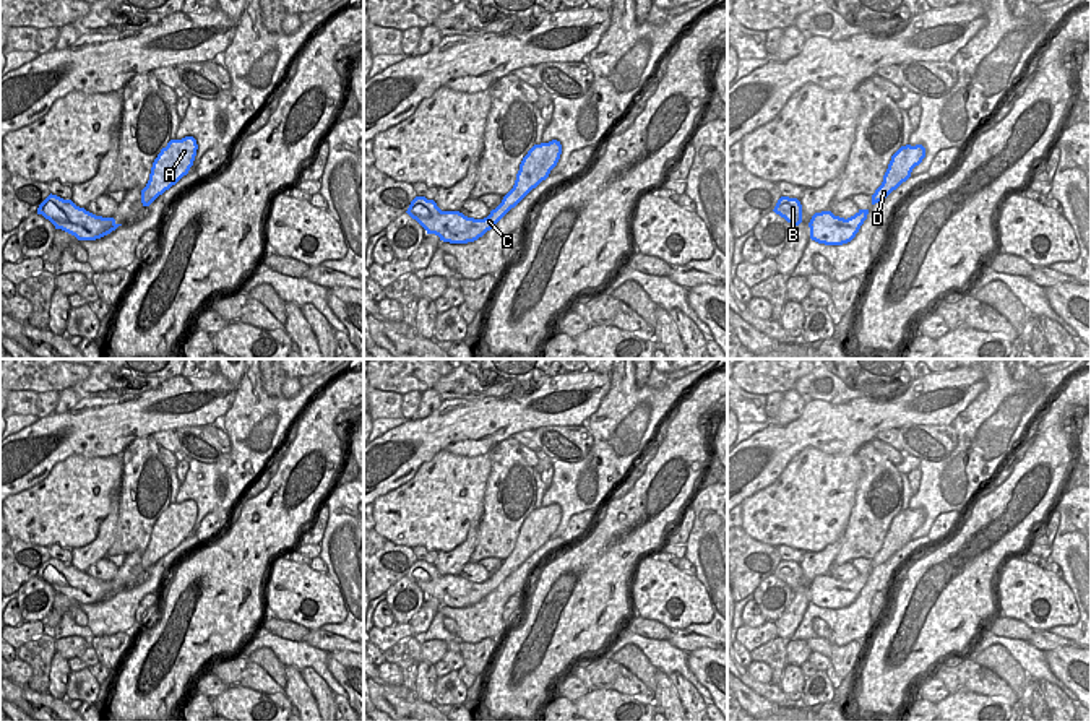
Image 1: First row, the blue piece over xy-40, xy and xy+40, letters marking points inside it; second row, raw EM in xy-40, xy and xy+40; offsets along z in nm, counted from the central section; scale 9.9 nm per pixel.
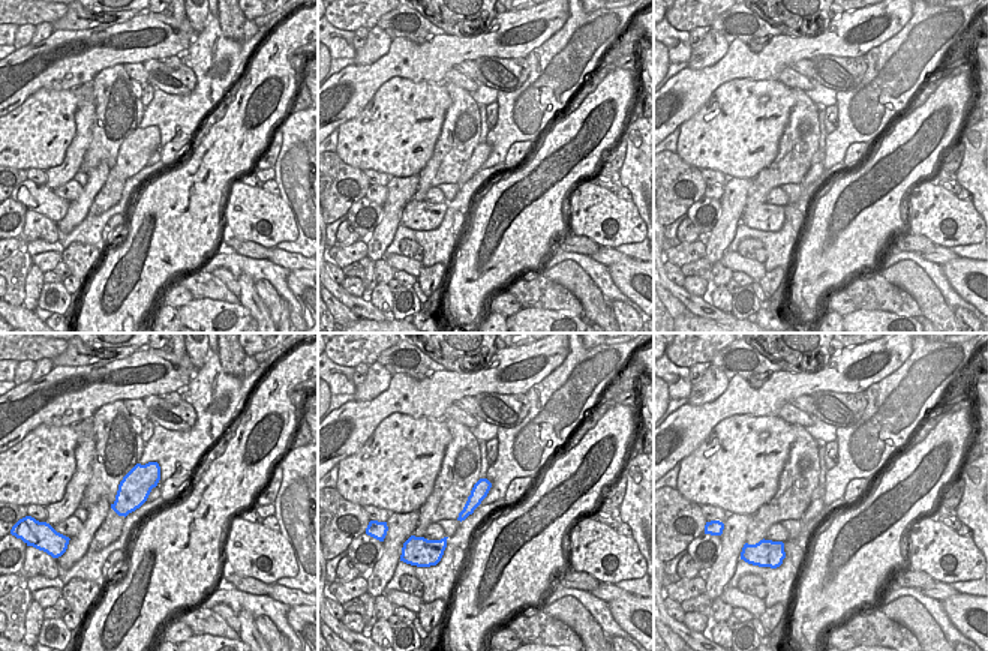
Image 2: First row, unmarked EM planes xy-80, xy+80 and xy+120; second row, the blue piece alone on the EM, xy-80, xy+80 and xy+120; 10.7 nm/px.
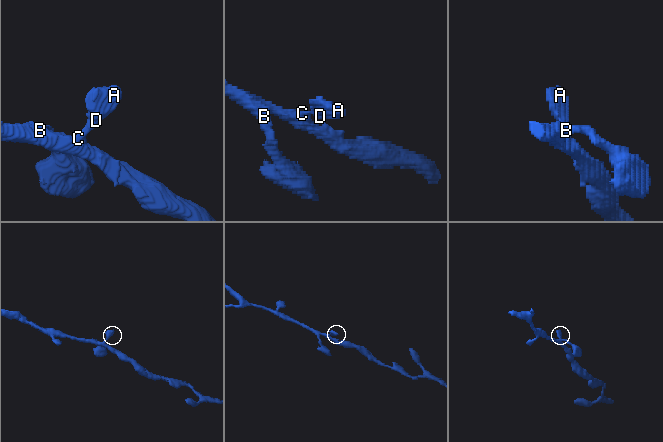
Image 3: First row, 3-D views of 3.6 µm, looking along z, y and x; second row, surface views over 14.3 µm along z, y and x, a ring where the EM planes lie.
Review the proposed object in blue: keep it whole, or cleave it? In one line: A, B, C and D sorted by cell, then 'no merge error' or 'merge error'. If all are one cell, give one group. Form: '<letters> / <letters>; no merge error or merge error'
A B C D; no merge error

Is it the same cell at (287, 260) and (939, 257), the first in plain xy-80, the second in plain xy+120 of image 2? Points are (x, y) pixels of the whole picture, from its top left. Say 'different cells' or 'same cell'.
same cell

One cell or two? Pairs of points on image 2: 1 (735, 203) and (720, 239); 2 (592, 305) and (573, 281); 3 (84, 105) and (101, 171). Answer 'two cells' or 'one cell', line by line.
1: one cell
2: one cell
3: two cells

